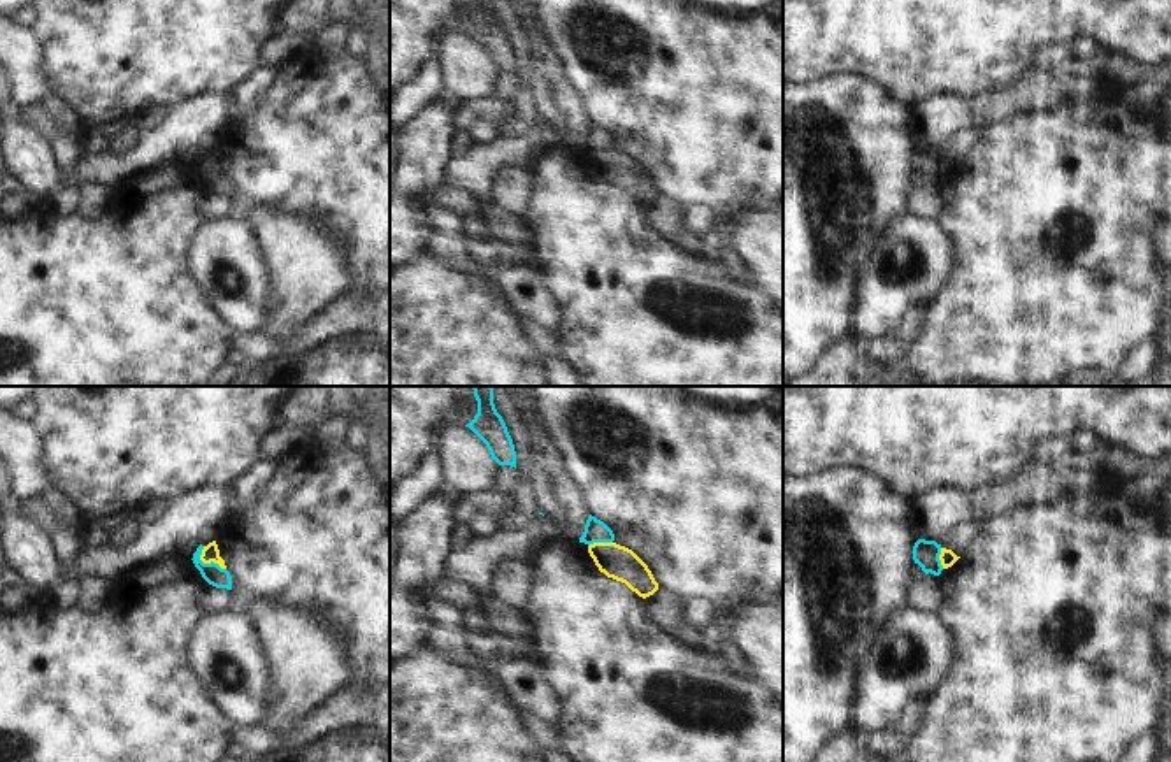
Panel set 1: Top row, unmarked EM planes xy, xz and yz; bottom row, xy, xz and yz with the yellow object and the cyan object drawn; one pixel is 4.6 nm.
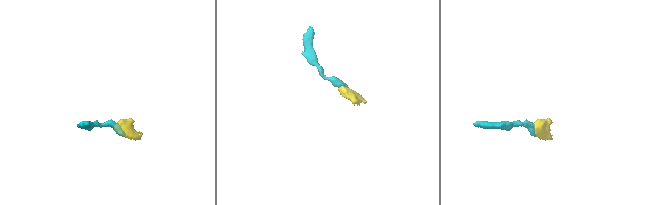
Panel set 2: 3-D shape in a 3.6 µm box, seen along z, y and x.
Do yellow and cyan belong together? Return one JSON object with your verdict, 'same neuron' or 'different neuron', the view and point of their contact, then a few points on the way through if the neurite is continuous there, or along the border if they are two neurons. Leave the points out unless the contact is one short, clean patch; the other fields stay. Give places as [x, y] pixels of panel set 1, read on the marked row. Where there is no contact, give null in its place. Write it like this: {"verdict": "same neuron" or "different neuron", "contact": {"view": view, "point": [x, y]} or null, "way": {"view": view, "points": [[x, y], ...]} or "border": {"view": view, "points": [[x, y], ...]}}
{"verdict": "different neuron", "contact": {"view": "xy", "point": [208, 562]}, "border": {"view": "xy", "points": [[202, 546], [201, 559], [204, 562], [216, 562], [225, 569]]}}

